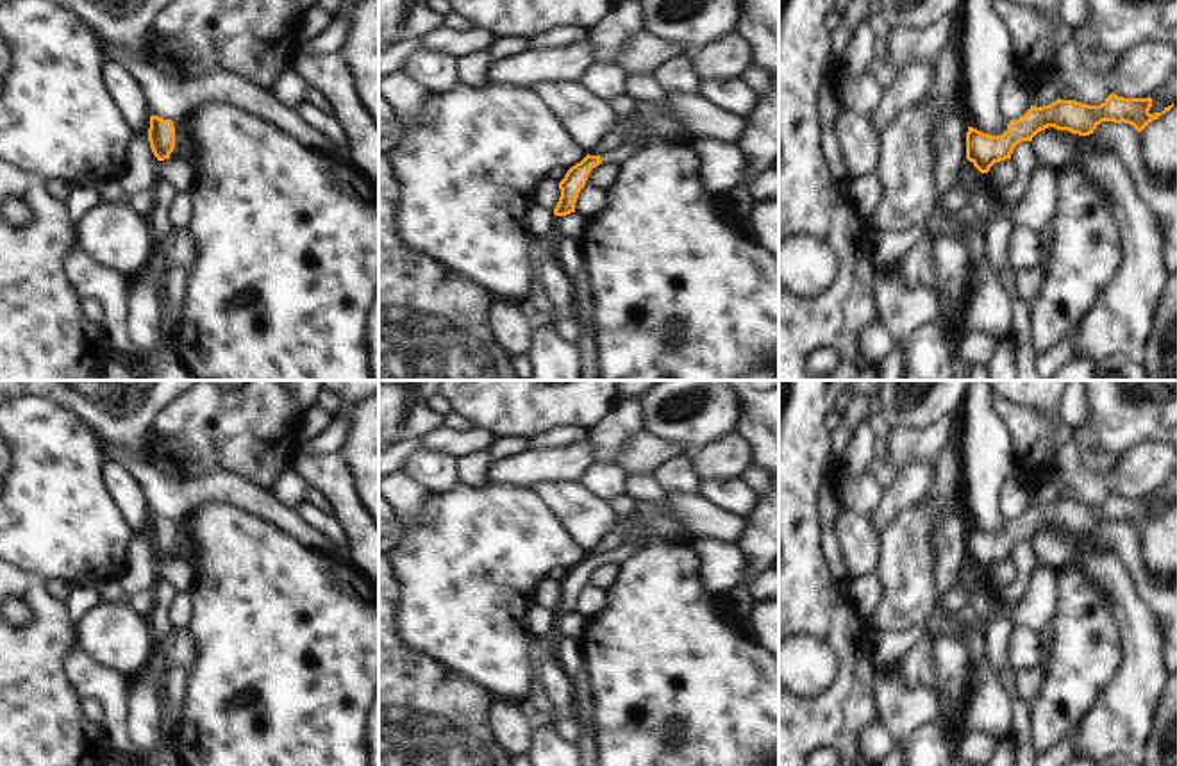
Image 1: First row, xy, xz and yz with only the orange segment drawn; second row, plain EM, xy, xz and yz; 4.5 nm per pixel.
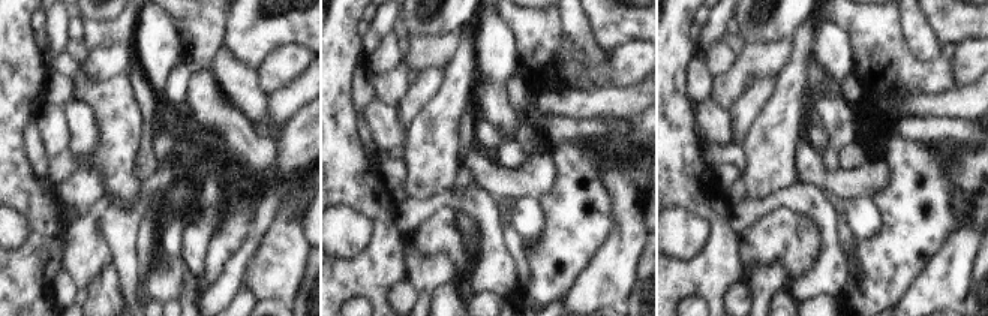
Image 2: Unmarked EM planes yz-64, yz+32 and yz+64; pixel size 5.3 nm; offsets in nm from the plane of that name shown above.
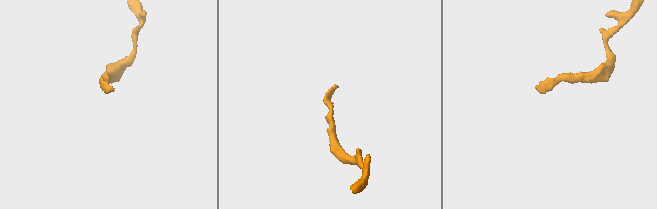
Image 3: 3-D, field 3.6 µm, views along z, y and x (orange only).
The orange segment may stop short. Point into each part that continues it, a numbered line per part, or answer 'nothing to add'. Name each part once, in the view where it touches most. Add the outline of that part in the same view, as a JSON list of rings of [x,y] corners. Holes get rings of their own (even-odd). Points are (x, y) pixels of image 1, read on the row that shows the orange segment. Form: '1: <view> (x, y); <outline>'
1: xz (617, 156); [[[638,137],[634,143],[629,145],[620,145],[604,155],[600,155],[602,162],[611,162],[611,164],[622,164],[625,159],[629,159],[634,152],[641,150],[643,146],[654,143],[654,137]]]

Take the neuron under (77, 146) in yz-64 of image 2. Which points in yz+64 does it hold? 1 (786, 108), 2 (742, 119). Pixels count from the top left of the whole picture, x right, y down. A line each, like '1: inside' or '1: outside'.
1: inside
2: outside

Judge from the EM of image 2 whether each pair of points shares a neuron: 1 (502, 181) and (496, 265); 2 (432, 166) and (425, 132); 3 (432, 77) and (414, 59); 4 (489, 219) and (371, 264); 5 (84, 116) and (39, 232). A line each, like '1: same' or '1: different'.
1: different
2: same
3: different
4: different
5: different

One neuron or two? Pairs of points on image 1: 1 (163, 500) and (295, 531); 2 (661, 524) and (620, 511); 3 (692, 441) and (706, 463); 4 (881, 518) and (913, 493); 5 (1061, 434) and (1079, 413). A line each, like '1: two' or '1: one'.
1: one
2: two
3: two
4: one
5: two

